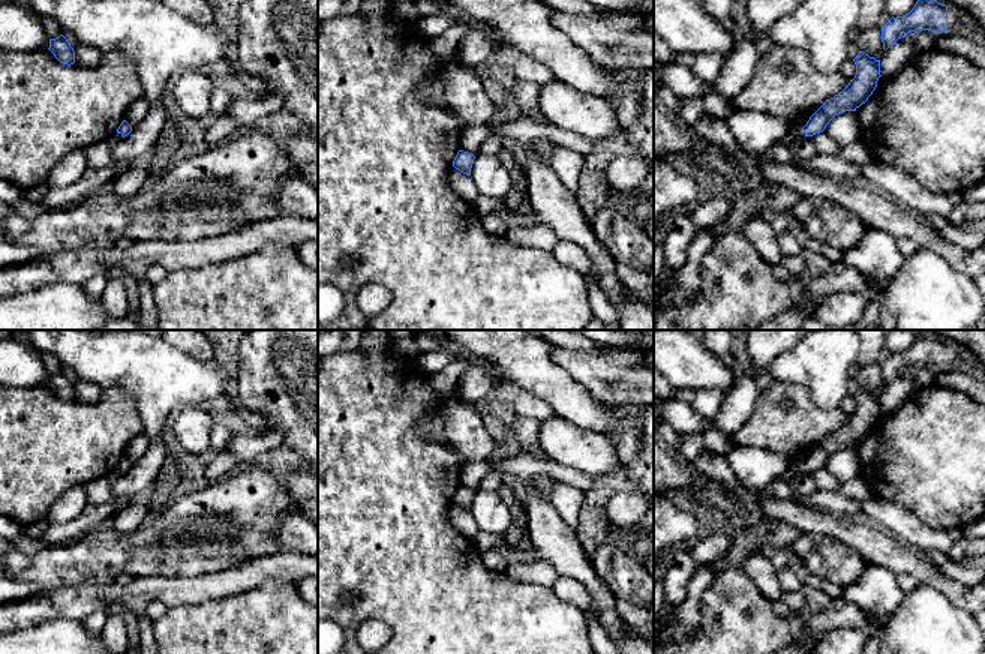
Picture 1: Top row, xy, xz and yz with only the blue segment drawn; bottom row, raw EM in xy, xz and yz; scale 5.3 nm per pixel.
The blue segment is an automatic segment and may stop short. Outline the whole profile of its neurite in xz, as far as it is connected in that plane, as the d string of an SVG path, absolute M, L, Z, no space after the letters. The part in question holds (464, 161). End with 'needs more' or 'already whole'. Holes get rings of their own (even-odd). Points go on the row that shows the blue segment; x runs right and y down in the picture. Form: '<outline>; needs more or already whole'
M459 150L453 160L453 166L466 176L471 176L474 159L475 159L474 154Z; already whole

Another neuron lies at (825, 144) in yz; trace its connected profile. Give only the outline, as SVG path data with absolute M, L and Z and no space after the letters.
M826 130L813 135L811 140L819 154L835 156L843 150L843 146L838 144Z

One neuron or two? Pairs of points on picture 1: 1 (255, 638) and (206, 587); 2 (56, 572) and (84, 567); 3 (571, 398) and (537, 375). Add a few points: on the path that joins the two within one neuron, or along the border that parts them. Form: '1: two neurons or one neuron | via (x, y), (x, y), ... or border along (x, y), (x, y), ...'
1: two neurons | border along (252, 590), (183, 605)
2: one neuron | via (63, 567), (77, 567)
3: one neuron | via (562, 392), (546, 380)

